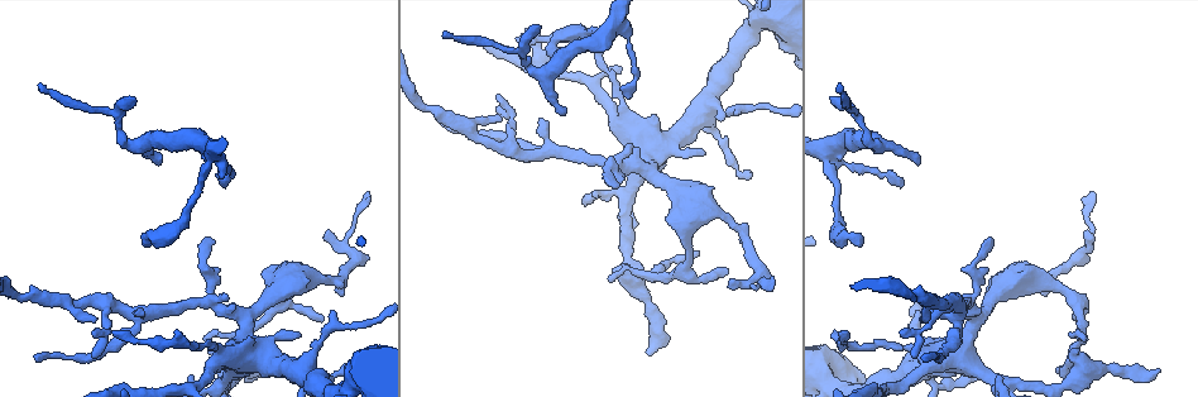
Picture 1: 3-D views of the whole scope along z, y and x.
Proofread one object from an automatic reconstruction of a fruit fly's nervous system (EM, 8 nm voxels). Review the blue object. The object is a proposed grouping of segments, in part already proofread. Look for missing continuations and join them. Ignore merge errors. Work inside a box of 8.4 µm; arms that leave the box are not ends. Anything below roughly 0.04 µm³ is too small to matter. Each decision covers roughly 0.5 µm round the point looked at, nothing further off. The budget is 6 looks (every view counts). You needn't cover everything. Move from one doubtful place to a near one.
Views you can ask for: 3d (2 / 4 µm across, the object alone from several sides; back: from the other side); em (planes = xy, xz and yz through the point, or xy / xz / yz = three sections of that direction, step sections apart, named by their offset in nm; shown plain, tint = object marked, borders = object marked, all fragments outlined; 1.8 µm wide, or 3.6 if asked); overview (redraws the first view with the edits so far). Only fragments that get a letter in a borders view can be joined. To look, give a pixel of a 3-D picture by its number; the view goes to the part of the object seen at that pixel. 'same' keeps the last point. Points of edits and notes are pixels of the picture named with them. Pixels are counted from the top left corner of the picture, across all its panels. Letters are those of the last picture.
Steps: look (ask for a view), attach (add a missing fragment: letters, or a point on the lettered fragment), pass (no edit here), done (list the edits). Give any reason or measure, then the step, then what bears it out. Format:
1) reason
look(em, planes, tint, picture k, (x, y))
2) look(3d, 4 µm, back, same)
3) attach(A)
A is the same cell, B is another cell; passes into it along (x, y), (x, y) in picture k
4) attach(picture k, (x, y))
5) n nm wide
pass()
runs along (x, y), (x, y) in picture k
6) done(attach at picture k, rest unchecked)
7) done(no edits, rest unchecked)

an open end
look(em, planes, borders, picture 1, (841, 84))

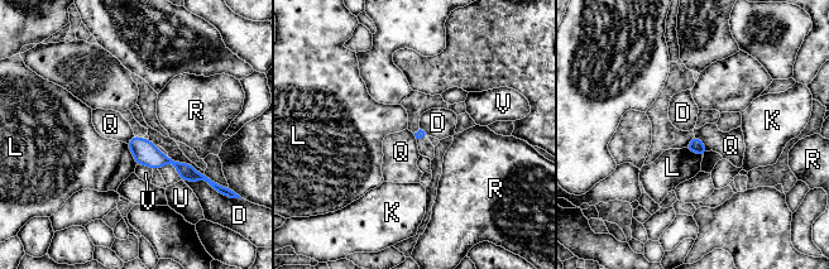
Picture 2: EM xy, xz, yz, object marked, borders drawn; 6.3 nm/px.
pass()
D, K, L, Q, R, U and V are other cells; runs along (130, 144), (196, 176) in picture 2; no lettered fragment goes on from it

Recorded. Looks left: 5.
free end
look(em, planes, tint, picture 1, (548, 52))

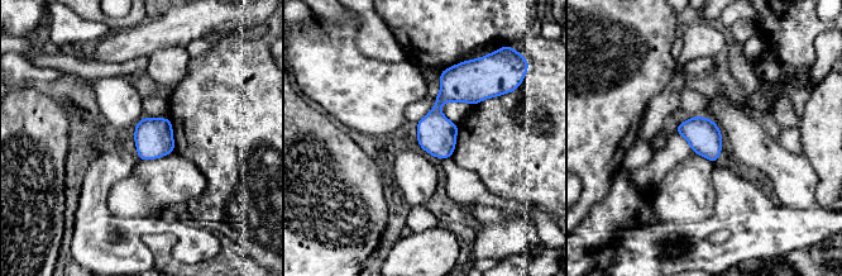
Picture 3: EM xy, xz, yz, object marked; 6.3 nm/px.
look(em, planes, borders, same)

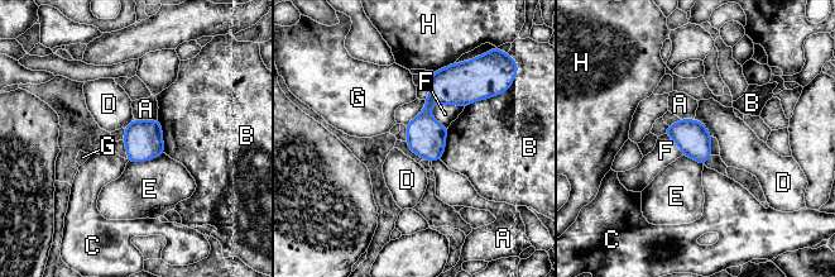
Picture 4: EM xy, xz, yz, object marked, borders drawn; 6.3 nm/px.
220 nm wide
pass()
A, B, C, D, E, F, G and H are other cells; no lettered fragment goes on from it

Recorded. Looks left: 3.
long arm stops here
look(em, xy, step 4, borders, picture 1, (843, 332))

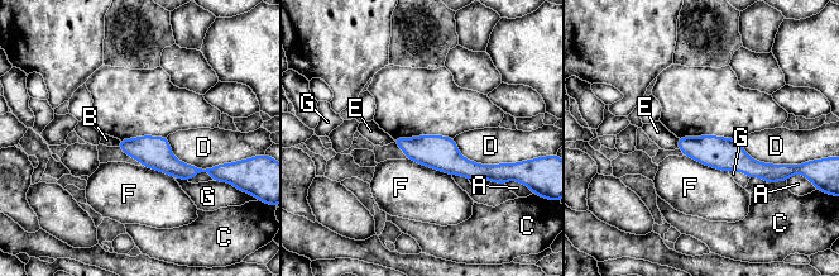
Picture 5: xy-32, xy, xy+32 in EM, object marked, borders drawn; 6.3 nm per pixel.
look(em, planes, borders, same)

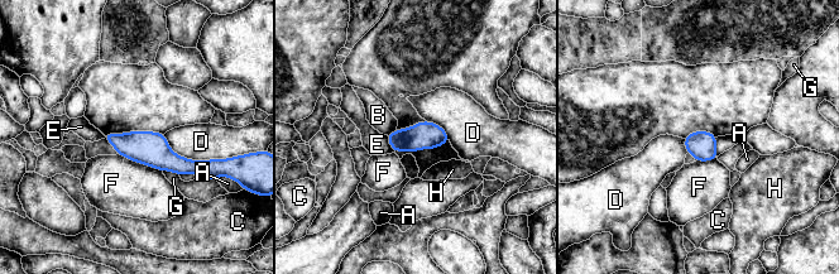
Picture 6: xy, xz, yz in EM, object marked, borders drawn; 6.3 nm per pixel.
pass()
A, B, C, D, E, F, G and H are other cells; runs along (108, 136), (181, 166), (202, 164) in picture 6; no lettered fragment goes on from it

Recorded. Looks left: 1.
done(no edits, rest unchecked)

